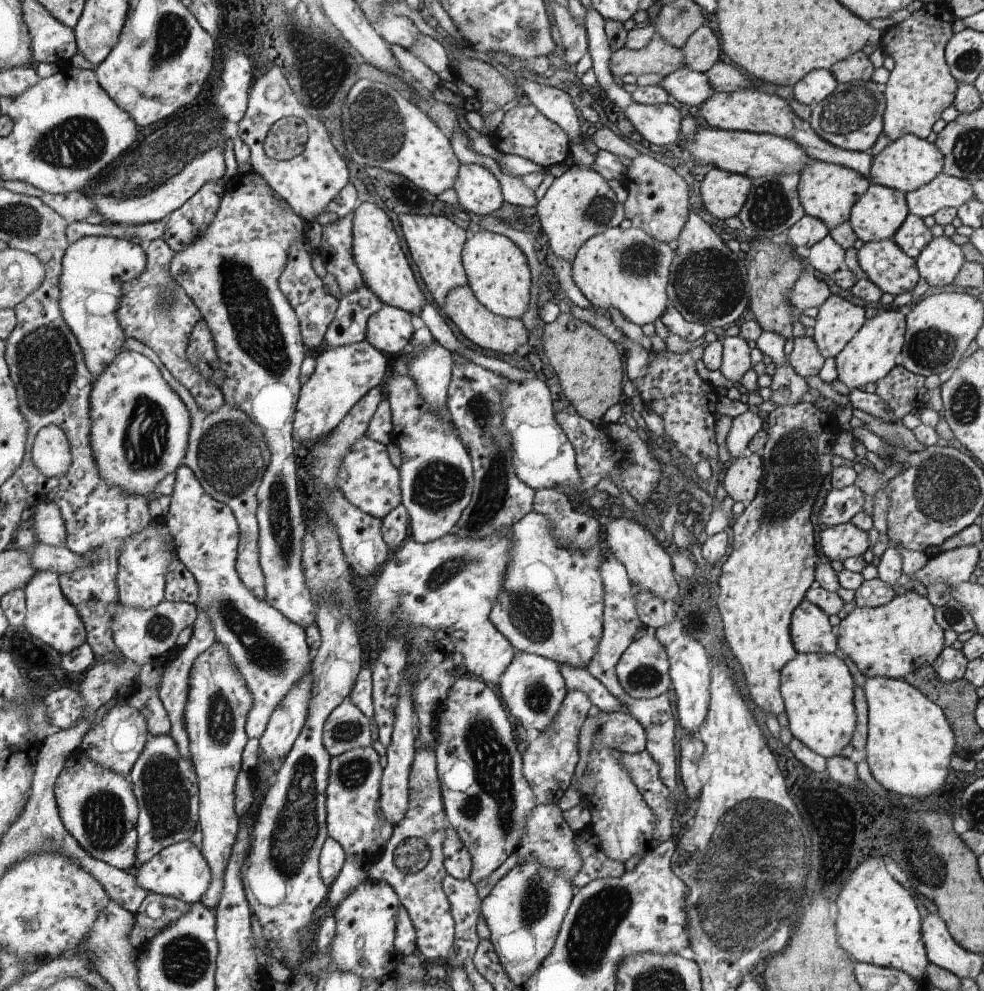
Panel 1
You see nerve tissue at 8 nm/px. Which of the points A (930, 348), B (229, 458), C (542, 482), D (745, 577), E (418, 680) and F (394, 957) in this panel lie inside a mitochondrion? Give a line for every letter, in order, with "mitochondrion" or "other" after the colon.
A: mitochondrion
B: mitochondrion
C: other
D: other
E: other
F: other

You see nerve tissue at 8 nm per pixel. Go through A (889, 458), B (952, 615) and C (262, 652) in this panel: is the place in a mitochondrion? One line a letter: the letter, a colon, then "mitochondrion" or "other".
A: other
B: mitochondrion
C: mitochondrion

